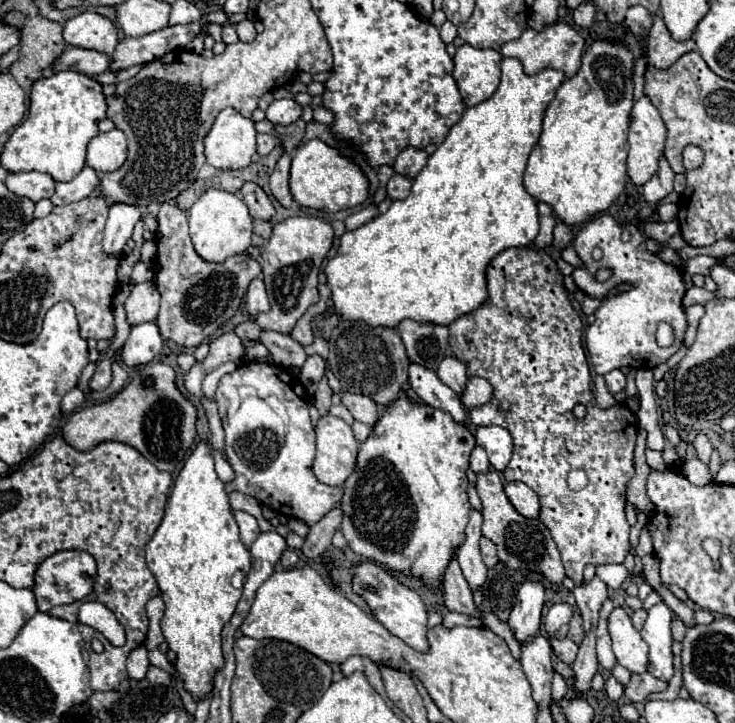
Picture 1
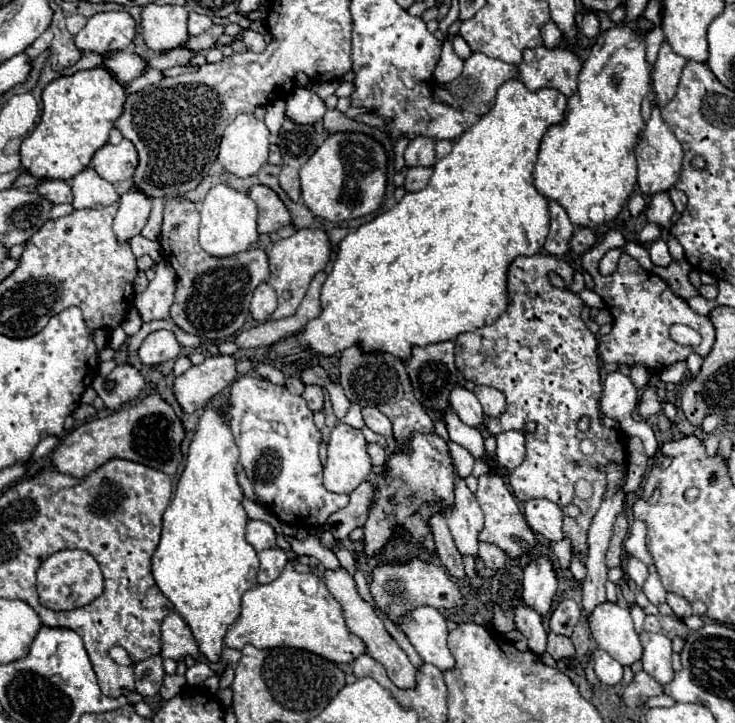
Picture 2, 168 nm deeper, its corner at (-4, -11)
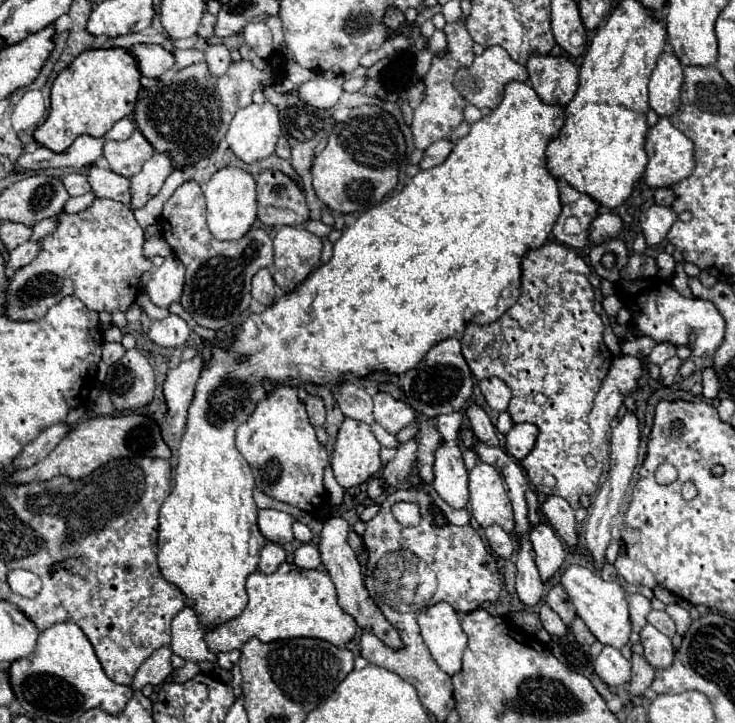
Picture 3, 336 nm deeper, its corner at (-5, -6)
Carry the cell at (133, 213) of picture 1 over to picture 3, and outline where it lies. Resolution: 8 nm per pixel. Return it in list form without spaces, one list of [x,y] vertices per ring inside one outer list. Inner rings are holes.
[[[155,151],[151,159],[145,161],[143,169],[131,177],[131,209],[143,207],[151,197],[159,193],[165,179],[173,171],[171,155]]]

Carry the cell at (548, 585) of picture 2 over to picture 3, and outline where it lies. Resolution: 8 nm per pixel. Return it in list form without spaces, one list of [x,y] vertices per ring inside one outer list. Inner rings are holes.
[[[539,523],[531,529],[531,541],[535,549],[535,563],[543,575],[543,581],[547,581],[564,563],[566,552],[563,543],[559,541],[557,533],[545,523]]]

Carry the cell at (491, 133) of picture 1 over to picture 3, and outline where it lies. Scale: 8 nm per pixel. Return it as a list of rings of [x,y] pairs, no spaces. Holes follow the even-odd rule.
[[[511,81],[505,87],[505,95],[503,95],[503,101],[499,103],[499,107],[471,125],[469,135],[455,143],[447,161],[443,161],[439,167],[419,171],[397,195],[393,195],[385,203],[379,203],[379,205],[371,207],[369,211],[365,211],[353,223],[353,227],[347,227],[343,231],[343,235],[337,239],[337,243],[333,245],[333,257],[325,265],[321,265],[313,273],[309,273],[307,279],[301,281],[291,293],[277,297],[263,313],[251,313],[249,317],[245,317],[245,321],[241,325],[237,325],[237,331],[231,337],[233,347],[213,347],[211,349],[211,357],[205,361],[205,365],[201,369],[201,375],[199,375],[199,381],[195,387],[195,397],[189,407],[187,427],[185,427],[185,433],[181,439],[179,459],[177,459],[177,467],[175,467],[175,471],[177,471],[175,487],[173,487],[171,495],[165,499],[165,503],[161,505],[159,541],[157,541],[161,575],[169,583],[175,583],[185,593],[185,597],[195,599],[193,609],[197,611],[199,621],[205,625],[205,629],[213,629],[213,627],[241,615],[241,611],[247,605],[245,579],[257,569],[259,553],[261,553],[263,545],[267,543],[267,539],[261,535],[261,531],[257,527],[257,511],[259,509],[253,501],[255,479],[253,479],[249,463],[243,459],[243,455],[235,447],[235,429],[241,423],[245,423],[247,417],[255,411],[257,403],[267,397],[265,381],[299,387],[305,383],[339,385],[341,381],[345,381],[349,377],[365,377],[371,371],[389,371],[395,375],[403,375],[405,371],[413,369],[425,357],[425,353],[439,341],[445,341],[449,337],[461,339],[463,331],[469,323],[487,325],[487,323],[493,323],[495,319],[499,319],[521,295],[521,257],[529,249],[539,249],[545,245],[545,241],[549,239],[549,233],[552,232],[553,225],[561,213],[559,187],[557,187],[557,179],[547,169],[545,149],[547,149],[549,141],[559,135],[559,131],[563,127],[563,119],[565,119],[565,111],[561,105],[545,105],[537,97],[537,93],[531,89],[531,85],[521,83],[521,81]]]

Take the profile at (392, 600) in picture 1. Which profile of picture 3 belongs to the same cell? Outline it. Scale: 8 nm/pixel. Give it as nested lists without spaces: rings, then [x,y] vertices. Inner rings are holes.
[[[435,603],[427,611],[423,611],[417,621],[419,621],[419,627],[421,627],[423,641],[429,647],[431,657],[437,661],[437,665],[451,677],[455,673],[459,673],[461,671],[461,657],[463,657],[463,651],[467,647],[467,635],[461,627],[457,611],[449,603]]]

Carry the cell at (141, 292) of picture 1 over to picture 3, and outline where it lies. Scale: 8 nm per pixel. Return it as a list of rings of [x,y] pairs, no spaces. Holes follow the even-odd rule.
[[[165,257],[165,263],[157,267],[147,281],[147,295],[157,307],[169,307],[173,301],[181,299],[185,285],[185,267],[175,257]]]

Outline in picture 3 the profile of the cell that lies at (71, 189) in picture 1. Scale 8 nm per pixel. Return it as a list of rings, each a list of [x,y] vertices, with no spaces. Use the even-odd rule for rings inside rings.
[[[91,167],[89,171],[89,183],[91,189],[97,197],[109,197],[115,201],[121,201],[125,205],[131,203],[131,193],[129,193],[129,179],[123,175],[117,175],[115,171],[109,169],[99,169]]]

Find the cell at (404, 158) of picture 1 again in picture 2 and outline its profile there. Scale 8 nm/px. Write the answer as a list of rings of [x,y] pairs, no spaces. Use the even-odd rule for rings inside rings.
[[[422,136],[410,140],[408,142],[408,148],[406,148],[406,154],[404,154],[404,160],[406,160],[406,166],[408,168],[416,168],[416,166],[430,168],[436,162],[434,140],[422,138]]]

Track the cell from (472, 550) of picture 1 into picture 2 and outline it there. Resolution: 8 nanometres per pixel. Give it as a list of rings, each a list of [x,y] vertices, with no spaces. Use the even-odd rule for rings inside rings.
[[[456,474],[456,500],[450,510],[444,512],[456,548],[462,556],[478,558],[478,534],[484,528],[484,514],[476,502],[476,496],[466,488],[464,480]]]

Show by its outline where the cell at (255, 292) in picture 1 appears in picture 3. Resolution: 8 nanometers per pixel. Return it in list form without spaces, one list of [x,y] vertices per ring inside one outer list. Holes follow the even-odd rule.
[[[267,267],[259,269],[255,275],[253,275],[253,289],[251,289],[251,295],[253,299],[257,299],[261,305],[271,305],[277,297],[277,291],[275,291],[275,281],[273,281],[273,275]]]

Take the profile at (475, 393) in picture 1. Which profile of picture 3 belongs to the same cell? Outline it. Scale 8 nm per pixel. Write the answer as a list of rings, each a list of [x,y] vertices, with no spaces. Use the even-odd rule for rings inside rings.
[[[499,377],[481,379],[479,387],[481,387],[481,393],[485,395],[491,409],[507,411],[509,401],[511,401],[511,389],[507,387],[507,383],[503,379],[499,379]]]

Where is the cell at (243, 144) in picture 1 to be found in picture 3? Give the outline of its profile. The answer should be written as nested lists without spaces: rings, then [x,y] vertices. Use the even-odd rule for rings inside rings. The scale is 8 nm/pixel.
[[[265,101],[259,105],[251,103],[249,107],[237,111],[225,135],[225,141],[239,159],[253,163],[275,153],[279,135],[279,109],[273,103]]]

